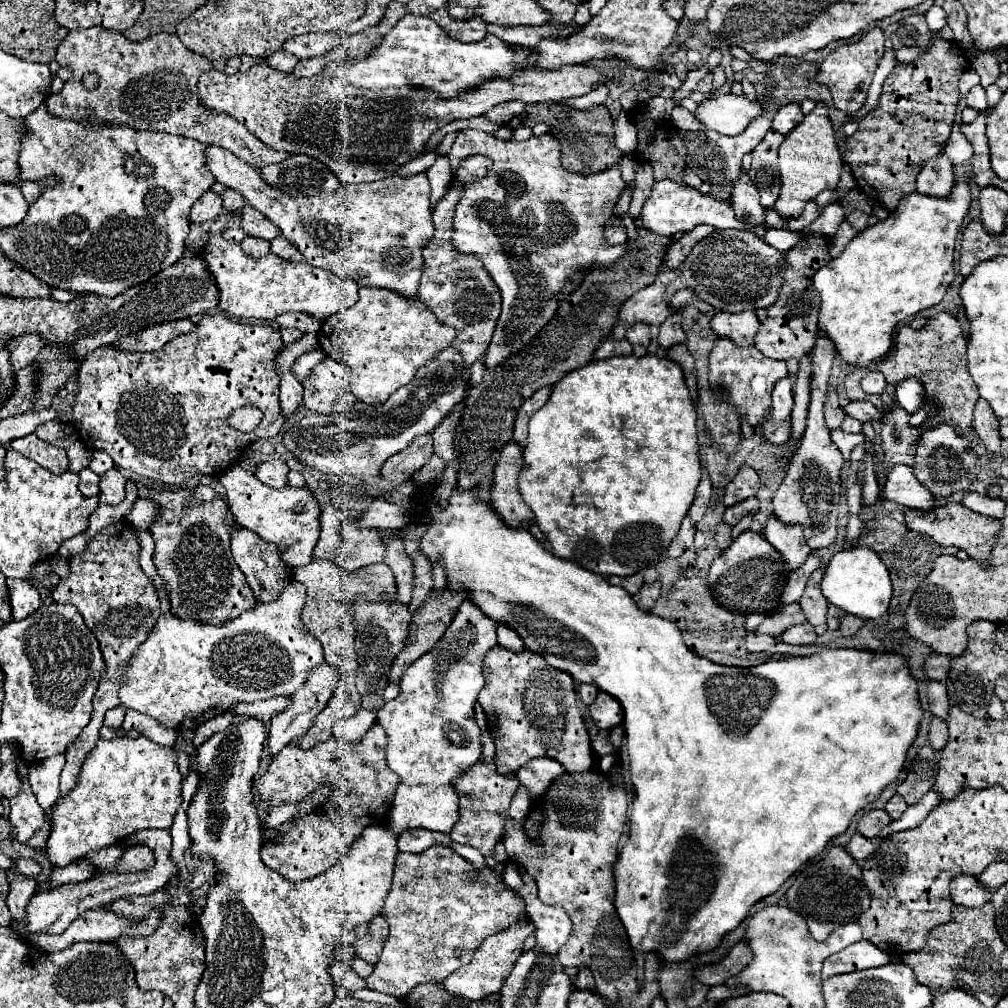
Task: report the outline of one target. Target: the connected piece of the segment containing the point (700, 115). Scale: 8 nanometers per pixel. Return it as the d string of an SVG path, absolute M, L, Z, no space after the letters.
M717 94L711 100L703 100L695 116L701 124L719 134L737 136L763 112L765 110L757 100L735 94Z

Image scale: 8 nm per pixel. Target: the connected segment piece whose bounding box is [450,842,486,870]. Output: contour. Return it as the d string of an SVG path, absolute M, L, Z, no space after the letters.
M452 842L450 847L460 854L465 860L473 864L477 870L480 870L486 865L485 857L473 847L455 842Z

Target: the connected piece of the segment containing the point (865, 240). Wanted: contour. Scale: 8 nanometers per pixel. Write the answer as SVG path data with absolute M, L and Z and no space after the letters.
M959 178L947 198L931 198L921 196L919 192L911 192L899 202L897 210L893 210L885 220L877 222L875 226L865 228L847 244L841 256L833 258L815 274L813 284L815 290L821 294L819 332L835 342L837 352L845 362L853 366L867 366L869 362L885 356L891 348L893 328L899 322L943 300L949 284L955 280L955 238L963 224L963 218L969 212L969 204L971 188L967 178Z

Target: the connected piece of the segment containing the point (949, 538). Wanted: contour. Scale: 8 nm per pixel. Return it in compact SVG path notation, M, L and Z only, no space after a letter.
M949 502L947 506L937 508L937 510L929 510L929 512L905 508L905 520L911 530L929 534L939 546L957 546L957 548L965 550L969 554L969 558L979 562L983 568L987 568L987 564L989 564L991 550L997 544L997 534L1001 530L999 520L991 520L991 518L977 514L957 502Z

